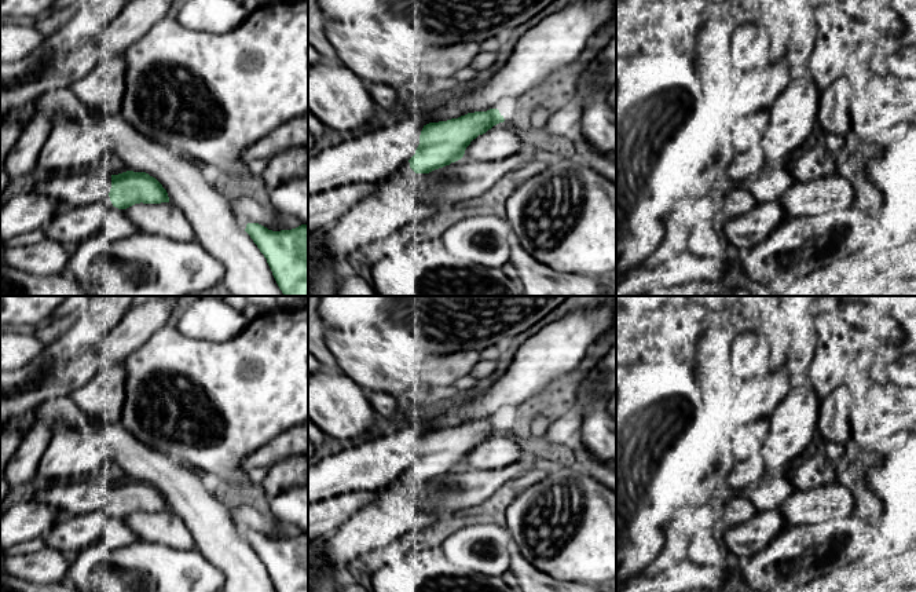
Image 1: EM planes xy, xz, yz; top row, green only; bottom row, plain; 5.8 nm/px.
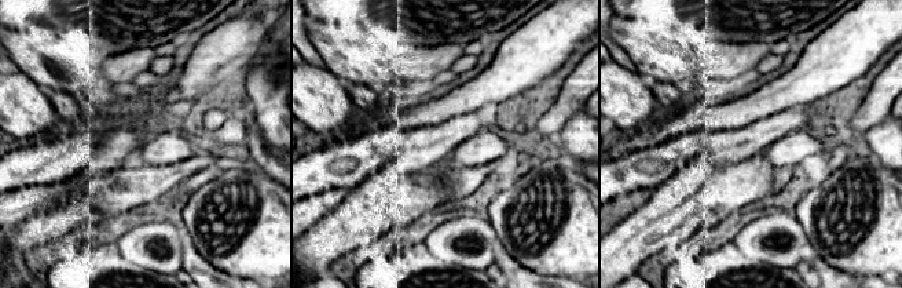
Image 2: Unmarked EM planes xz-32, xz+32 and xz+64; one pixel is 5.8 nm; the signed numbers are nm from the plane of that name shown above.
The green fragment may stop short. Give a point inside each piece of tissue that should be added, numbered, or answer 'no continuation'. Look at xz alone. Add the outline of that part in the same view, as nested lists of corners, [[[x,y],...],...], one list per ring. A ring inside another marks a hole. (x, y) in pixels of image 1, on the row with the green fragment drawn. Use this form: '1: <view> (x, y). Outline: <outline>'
1: xz (370, 157). Outline: [[[417,117],[400,118],[308,157],[308,195],[396,172],[415,154],[422,128]]]

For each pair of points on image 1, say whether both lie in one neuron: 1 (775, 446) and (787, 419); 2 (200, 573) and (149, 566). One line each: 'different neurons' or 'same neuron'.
1: same neuron
2: same neuron

